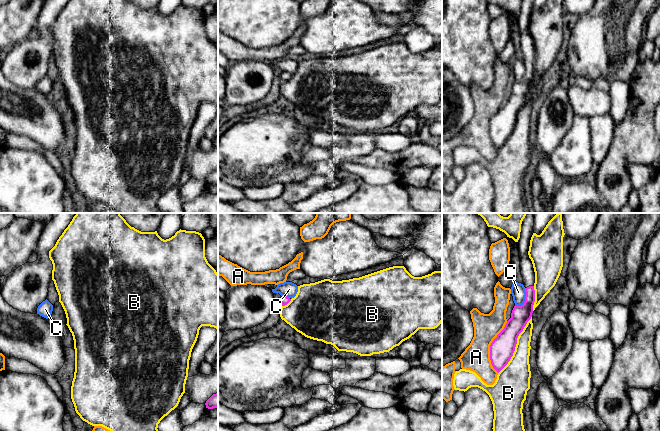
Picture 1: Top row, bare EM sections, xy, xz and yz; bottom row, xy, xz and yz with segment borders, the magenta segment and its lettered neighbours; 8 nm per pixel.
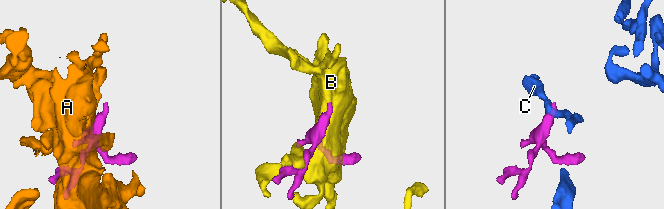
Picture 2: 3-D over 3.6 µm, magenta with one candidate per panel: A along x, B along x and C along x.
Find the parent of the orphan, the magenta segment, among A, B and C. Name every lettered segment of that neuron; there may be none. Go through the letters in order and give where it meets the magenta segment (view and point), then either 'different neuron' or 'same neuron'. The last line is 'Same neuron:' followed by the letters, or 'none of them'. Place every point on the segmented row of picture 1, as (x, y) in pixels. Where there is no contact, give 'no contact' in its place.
A: yz (490, 347) | different neuron
B: yz (515, 345) | different neuron
C: yz (525, 300) | different neuron
Same neuron: none of them

